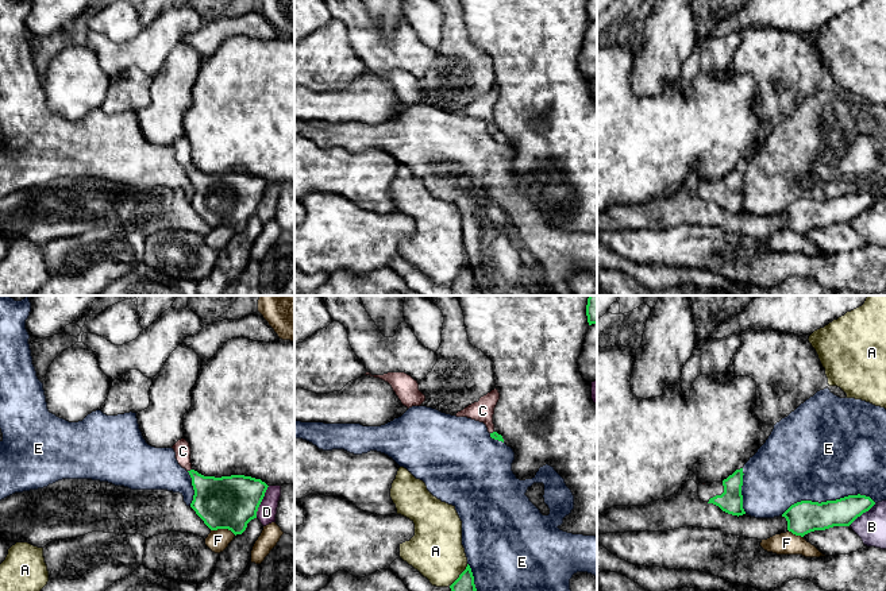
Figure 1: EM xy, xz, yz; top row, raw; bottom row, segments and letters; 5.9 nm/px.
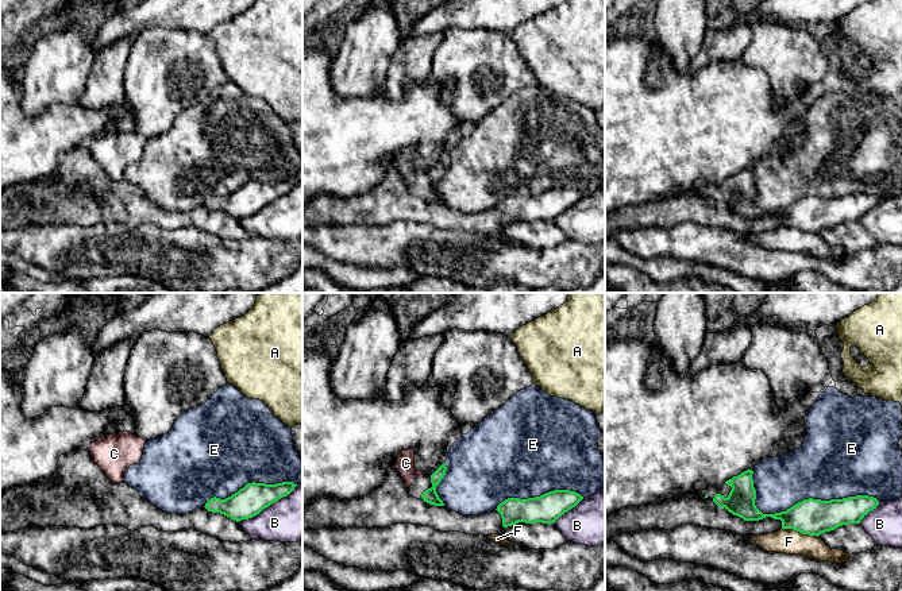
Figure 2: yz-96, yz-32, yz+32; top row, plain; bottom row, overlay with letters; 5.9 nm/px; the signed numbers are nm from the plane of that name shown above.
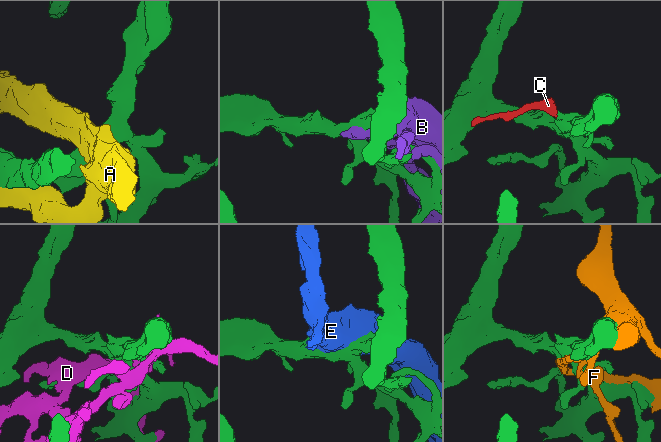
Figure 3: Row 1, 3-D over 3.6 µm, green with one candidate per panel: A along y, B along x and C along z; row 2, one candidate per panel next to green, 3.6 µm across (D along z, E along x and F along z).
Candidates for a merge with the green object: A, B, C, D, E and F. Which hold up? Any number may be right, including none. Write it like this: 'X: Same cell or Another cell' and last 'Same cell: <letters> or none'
A: Another cell
B: Another cell
C: Same cell
D: Another cell
E: Another cell
F: Another cell
Same cell: C

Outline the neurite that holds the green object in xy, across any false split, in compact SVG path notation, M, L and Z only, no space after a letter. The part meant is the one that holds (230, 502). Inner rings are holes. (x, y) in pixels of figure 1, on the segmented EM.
M185 439L173 447L178 464L185 468L194 490L190 507L211 530L228 529L242 534L247 524L257 518L267 484L244 475L204 476L192 468L190 447Z

